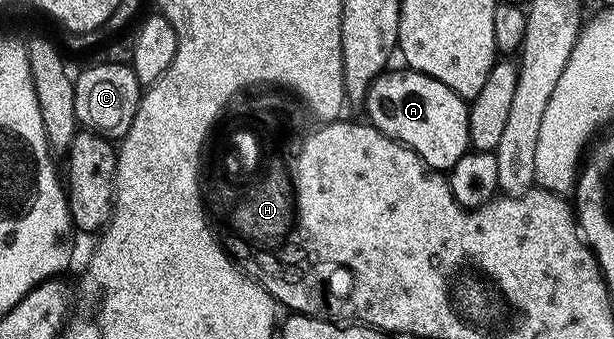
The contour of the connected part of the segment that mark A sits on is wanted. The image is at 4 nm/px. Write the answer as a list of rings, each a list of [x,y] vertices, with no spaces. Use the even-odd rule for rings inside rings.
[[[391,70],[374,80],[364,100],[367,115],[365,118],[377,131],[383,131],[390,139],[395,139],[396,142],[412,149],[433,170],[439,173],[449,172],[450,167],[456,165],[456,161],[460,161],[460,157],[464,157],[470,147],[470,108],[467,100],[448,89],[444,81],[436,81],[436,77],[428,77],[419,71],[401,70]]]

